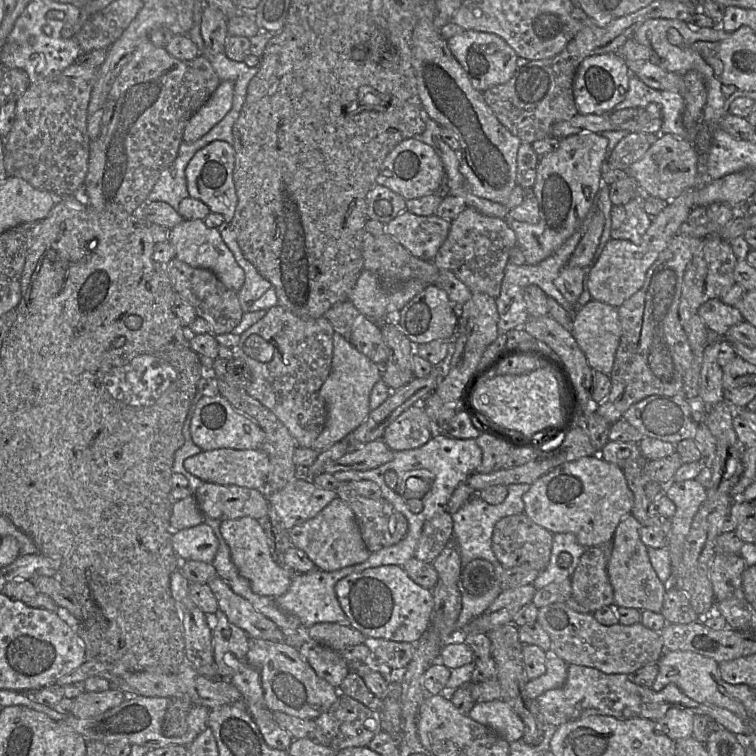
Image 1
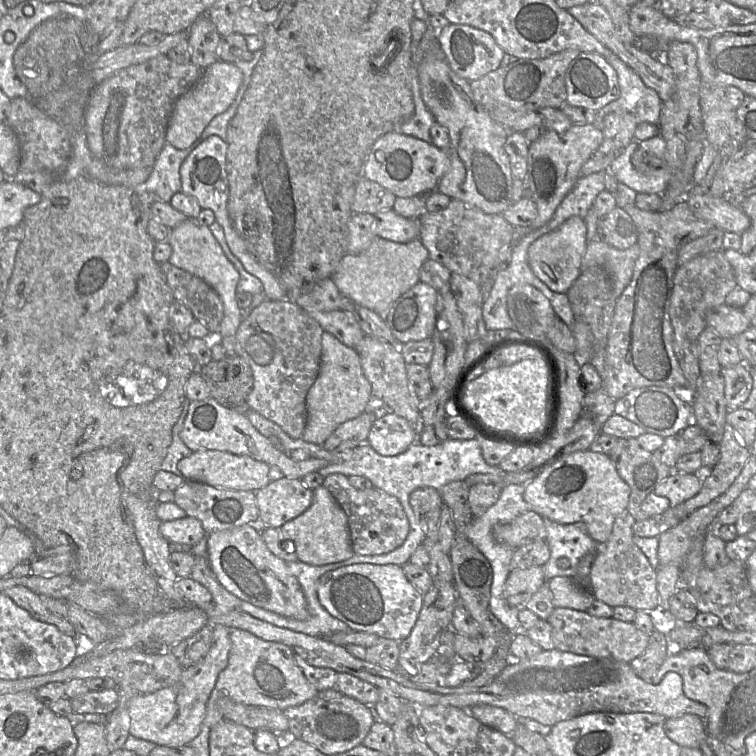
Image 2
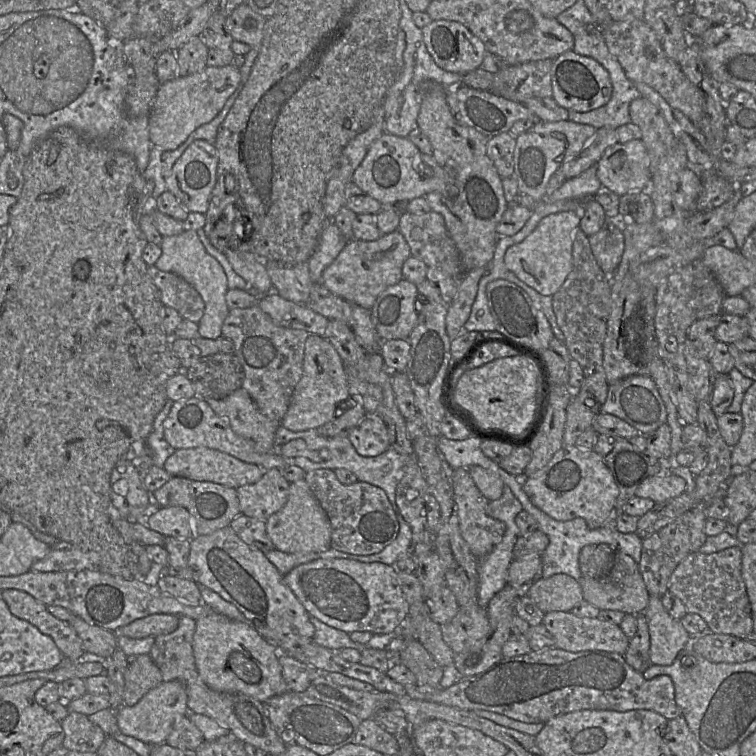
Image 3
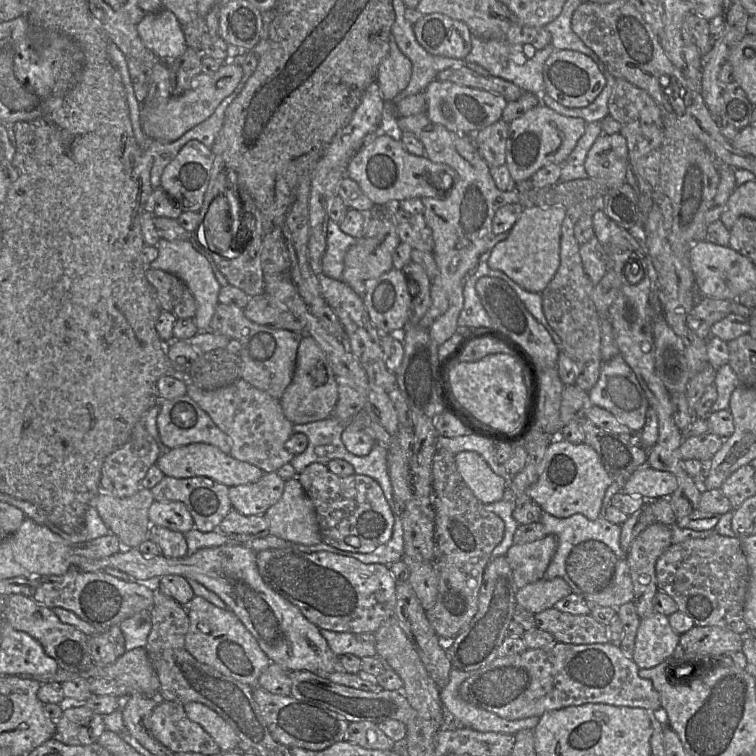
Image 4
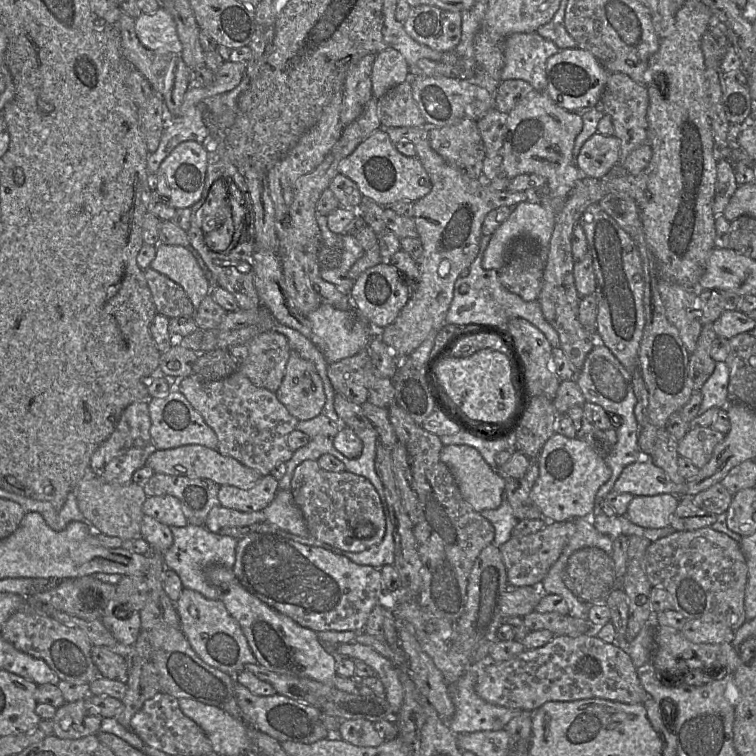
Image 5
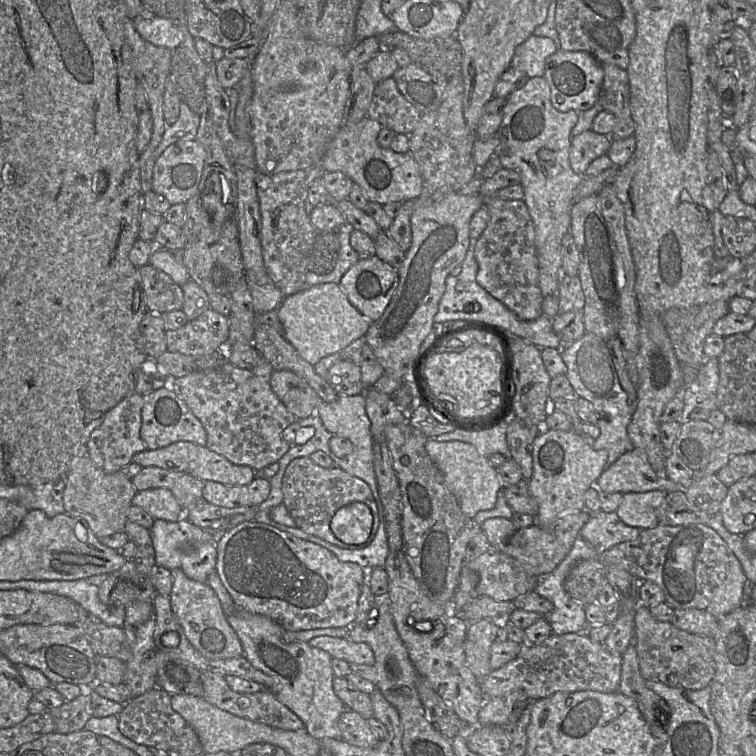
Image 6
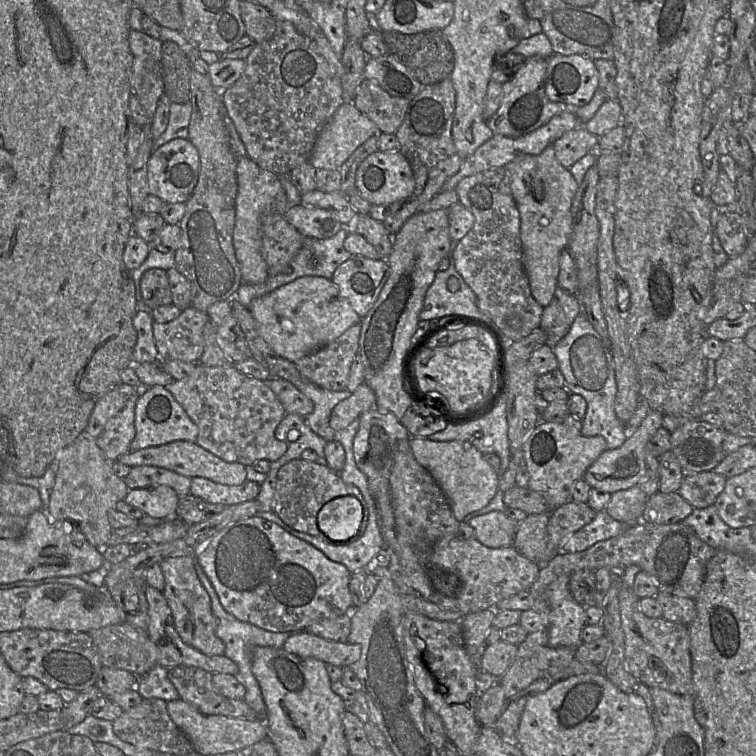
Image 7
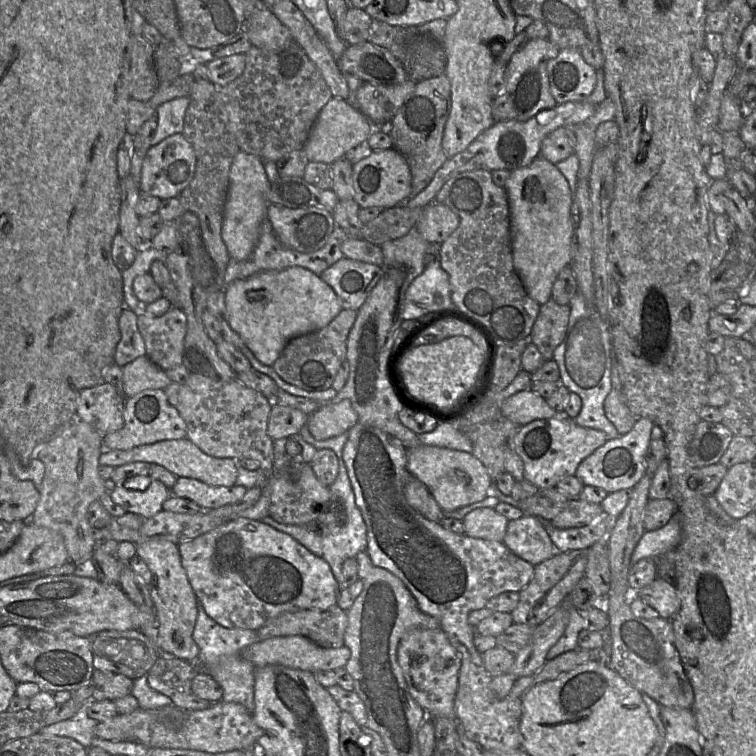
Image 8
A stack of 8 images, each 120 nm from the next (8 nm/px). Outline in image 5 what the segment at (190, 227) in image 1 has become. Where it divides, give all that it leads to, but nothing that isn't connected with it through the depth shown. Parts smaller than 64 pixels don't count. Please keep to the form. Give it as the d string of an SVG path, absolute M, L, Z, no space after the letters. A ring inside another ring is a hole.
M159 243L150 265L179 284L196 309L211 293L211 285L199 263L188 247Z

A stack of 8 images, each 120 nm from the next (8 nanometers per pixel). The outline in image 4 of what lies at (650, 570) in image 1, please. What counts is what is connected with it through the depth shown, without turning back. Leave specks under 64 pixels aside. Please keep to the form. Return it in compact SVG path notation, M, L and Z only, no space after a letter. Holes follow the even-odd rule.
M618 559L612 580L606 588L600 592L583 594L582 597L592 607L617 609L625 603L633 602L634 589L626 559Z

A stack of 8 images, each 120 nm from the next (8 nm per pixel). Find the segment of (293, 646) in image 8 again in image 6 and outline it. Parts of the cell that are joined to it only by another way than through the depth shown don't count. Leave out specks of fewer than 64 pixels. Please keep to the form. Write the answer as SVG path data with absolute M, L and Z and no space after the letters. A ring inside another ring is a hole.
M318 636L308 641L312 647L328 652L333 658L342 659L349 664L372 665L375 655L366 643L356 643L348 638Z

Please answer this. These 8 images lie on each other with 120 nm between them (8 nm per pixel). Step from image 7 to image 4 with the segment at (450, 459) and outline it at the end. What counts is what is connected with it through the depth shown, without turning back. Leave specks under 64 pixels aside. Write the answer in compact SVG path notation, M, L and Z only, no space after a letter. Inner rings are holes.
M462 451L455 454L454 459L463 481L483 505L502 499L506 481L496 475L478 453Z

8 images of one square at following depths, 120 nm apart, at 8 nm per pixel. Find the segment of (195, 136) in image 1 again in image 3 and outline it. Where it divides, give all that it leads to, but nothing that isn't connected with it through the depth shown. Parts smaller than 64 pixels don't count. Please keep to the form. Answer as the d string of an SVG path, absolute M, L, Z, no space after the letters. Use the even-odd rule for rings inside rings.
M234 65L206 67L200 72L176 77L160 85L149 115L149 135L153 146L175 150L190 134L214 119L241 82L240 68Z

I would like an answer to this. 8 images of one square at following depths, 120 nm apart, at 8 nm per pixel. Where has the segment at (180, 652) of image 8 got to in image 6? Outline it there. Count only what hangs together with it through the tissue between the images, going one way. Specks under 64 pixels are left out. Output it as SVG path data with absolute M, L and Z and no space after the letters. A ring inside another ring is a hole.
M181 569L170 570L172 576L172 590L169 595L171 607L193 647L209 659L243 656L242 644L229 624L214 590L206 582L190 579Z

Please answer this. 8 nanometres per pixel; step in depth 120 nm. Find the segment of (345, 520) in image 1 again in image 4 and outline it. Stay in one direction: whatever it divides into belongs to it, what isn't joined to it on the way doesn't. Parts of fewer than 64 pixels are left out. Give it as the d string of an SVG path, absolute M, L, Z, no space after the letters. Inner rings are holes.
M295 477L285 481L281 498L266 511L264 516L269 524L269 534L286 541L307 546L316 545L322 542L315 508L304 492L301 483Z

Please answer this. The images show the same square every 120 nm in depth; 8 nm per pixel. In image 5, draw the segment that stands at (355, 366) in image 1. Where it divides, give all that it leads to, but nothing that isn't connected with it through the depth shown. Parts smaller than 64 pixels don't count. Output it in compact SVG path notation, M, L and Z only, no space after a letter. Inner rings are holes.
M291 351L283 381L275 394L288 412L299 421L310 420L321 414L326 400L323 381L314 364L296 351Z

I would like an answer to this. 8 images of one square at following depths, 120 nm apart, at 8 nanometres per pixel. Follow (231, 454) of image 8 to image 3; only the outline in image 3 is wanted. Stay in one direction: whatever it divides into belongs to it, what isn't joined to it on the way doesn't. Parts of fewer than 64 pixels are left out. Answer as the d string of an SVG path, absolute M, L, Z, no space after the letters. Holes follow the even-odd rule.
M243 387L223 399L202 399L218 416L228 420L237 435L252 440L259 452L274 451L275 434L281 422L263 415Z

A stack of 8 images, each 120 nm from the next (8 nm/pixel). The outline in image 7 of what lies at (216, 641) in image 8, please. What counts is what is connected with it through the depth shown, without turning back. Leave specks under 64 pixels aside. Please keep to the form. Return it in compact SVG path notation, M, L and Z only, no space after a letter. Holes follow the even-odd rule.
M195 561L195 569L199 580L201 581L204 588L207 590L211 599L212 612L217 620L215 633L216 636L219 639L221 639L225 644L225 651L223 655L234 661L239 668L236 677L246 688L246 692L243 700L255 711L256 716L264 718L266 713L265 703L263 700L259 683L252 673L253 649L257 646L281 648L285 643L285 641L290 637L292 632L271 632L259 628L250 623L242 622L238 620L233 615L226 612L225 609L222 607L211 582L209 581L208 577L206 576L201 566L198 565L196 561Z

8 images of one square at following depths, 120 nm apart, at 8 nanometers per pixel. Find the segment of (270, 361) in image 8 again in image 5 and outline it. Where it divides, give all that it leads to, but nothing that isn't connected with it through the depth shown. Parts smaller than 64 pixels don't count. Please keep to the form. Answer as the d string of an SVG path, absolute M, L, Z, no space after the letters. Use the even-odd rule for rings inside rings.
M321 304L315 311L307 315L312 325L310 340L322 352L328 364L351 357L366 349L374 337L374 328L356 309L342 310L329 304Z

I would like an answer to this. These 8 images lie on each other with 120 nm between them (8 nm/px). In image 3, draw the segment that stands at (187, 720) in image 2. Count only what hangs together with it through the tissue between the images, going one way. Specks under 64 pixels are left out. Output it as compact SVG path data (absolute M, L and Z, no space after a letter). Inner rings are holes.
M179 681L162 682L150 690L136 705L122 706L116 711L121 734L136 738L149 746L166 744L174 724L188 716L187 693Z

